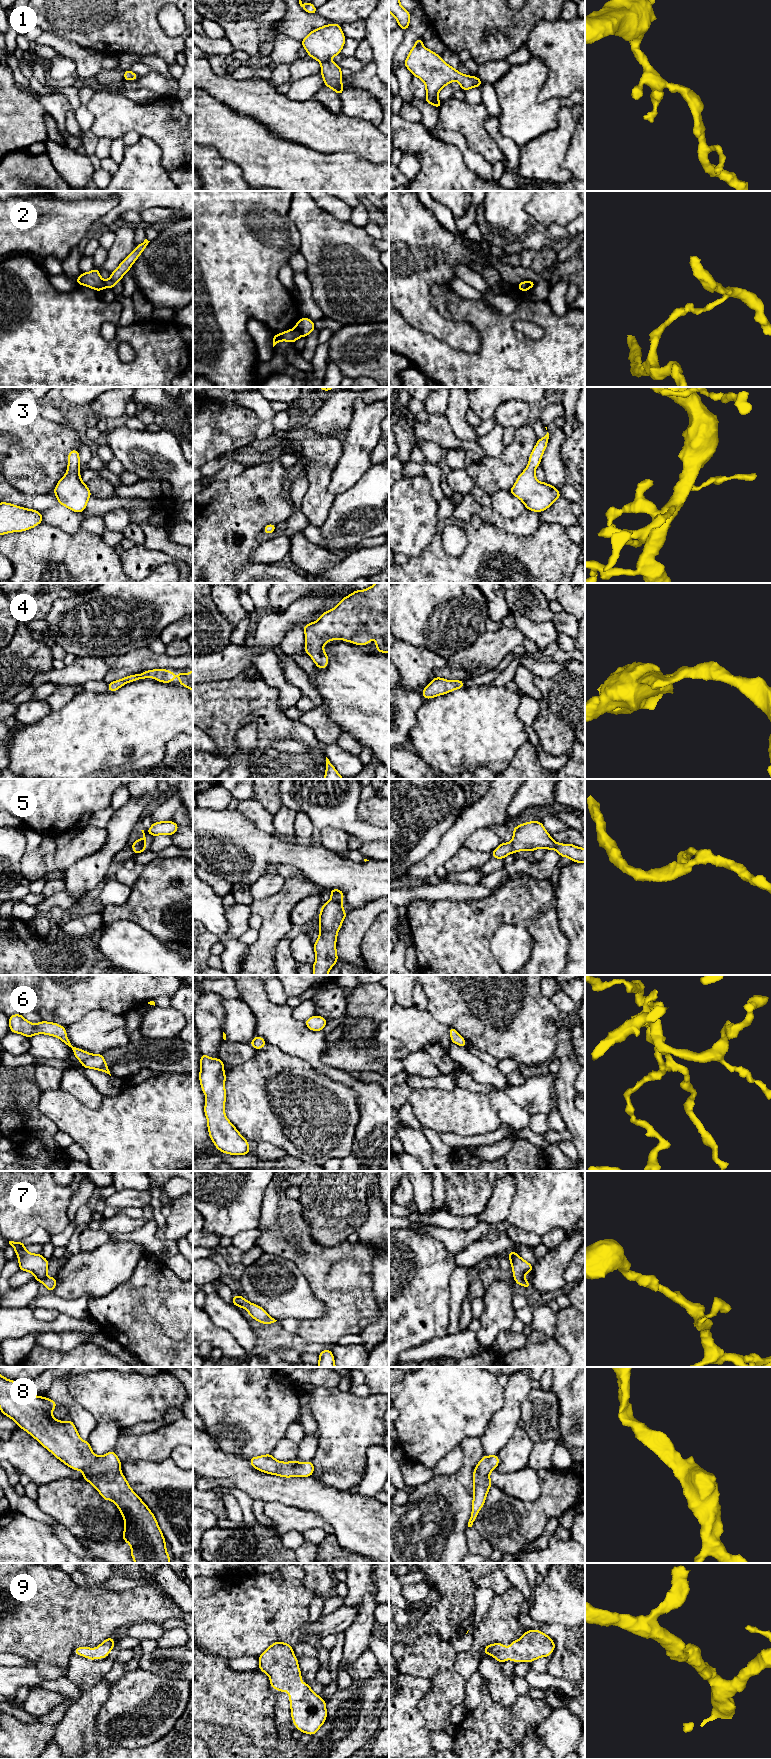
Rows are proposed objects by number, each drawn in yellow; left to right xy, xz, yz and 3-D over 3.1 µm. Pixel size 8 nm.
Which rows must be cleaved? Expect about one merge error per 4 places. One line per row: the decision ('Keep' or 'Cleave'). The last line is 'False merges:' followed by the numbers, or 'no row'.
1: Keep
2: Cleave
3: Keep
4: Keep
5: Keep
6: Keep
7: Keep
8: Keep
9: Keep
False merges: 2

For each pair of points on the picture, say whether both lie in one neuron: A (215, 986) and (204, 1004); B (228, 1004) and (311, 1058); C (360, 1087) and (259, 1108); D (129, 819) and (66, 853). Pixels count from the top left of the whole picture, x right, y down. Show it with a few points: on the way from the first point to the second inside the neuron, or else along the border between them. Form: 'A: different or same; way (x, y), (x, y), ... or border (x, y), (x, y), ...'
A: different; border (203, 990), (217, 992), (222, 997)
B: different; border (244, 1001), (255, 1018), (256, 1034)
C: different; border (330, 1079), (342, 1082), (355, 1091), (358, 1111)
D: different; border (105, 829), (106, 842), (95, 853)

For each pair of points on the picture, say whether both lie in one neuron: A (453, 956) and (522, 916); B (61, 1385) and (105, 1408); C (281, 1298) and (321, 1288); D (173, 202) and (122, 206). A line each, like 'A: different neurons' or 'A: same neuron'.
A: same neuron
B: different neurons
C: different neurons
D: same neuron

